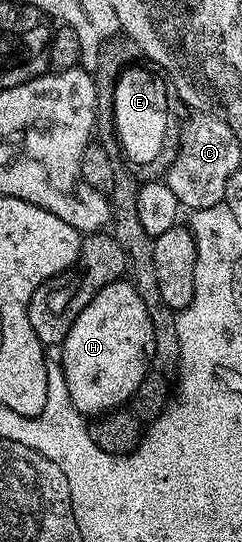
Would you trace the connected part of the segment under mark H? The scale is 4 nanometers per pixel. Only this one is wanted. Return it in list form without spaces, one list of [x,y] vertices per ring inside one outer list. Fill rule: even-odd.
[[[118,281],[99,289],[91,297],[91,305],[75,317],[75,325],[71,325],[59,354],[71,405],[82,417],[100,417],[124,408],[150,374],[154,358],[151,317],[132,284]]]

